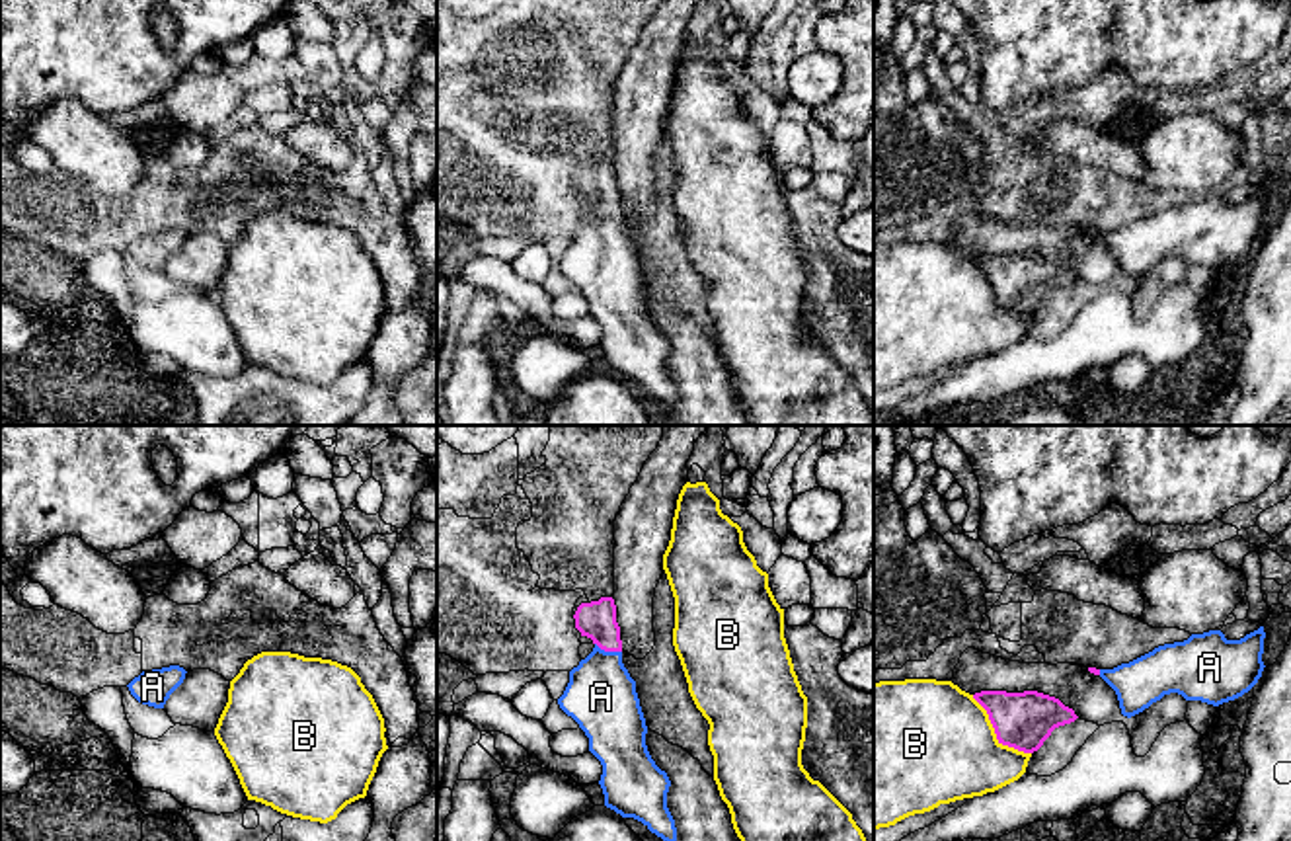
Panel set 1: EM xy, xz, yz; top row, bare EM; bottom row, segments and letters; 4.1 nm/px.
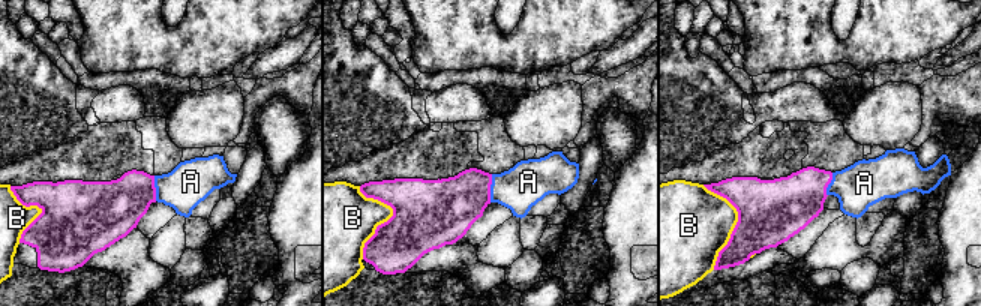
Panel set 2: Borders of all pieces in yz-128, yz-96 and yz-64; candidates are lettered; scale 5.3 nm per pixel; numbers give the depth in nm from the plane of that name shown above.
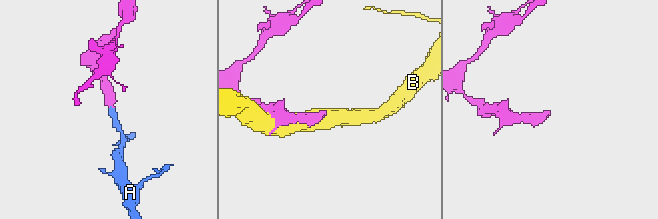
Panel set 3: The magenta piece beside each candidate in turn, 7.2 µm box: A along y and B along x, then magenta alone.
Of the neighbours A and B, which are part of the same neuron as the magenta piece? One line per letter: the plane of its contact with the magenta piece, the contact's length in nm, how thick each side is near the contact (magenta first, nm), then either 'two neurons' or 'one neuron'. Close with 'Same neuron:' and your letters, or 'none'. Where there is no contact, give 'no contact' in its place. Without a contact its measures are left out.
A: xz | 120 nm | 160/300 nm | one neuron
B: yz | 340 nm | 240/480 nm | two neurons
Same neuron: A

